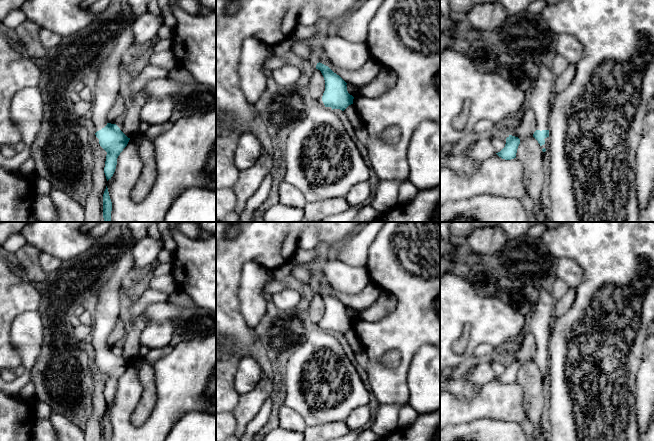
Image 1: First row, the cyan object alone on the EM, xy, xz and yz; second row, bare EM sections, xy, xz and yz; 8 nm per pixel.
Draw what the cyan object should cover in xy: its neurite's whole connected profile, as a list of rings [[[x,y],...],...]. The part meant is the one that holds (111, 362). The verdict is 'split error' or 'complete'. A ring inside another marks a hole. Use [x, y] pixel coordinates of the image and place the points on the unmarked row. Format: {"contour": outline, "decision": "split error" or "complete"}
{"contour": [[[107,347],[101,354],[95,357],[100,370],[107,376],[104,397],[107,405],[113,400],[117,382],[127,370],[128,362],[116,348]]], "decision": "complete"}

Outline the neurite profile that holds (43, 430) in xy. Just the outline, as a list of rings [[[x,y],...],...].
[[[36,419],[33,425],[34,441],[56,441],[57,435],[50,420]]]

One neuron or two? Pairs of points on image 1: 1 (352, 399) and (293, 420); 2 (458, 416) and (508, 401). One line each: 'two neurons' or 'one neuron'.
1: two neurons
2: one neuron

